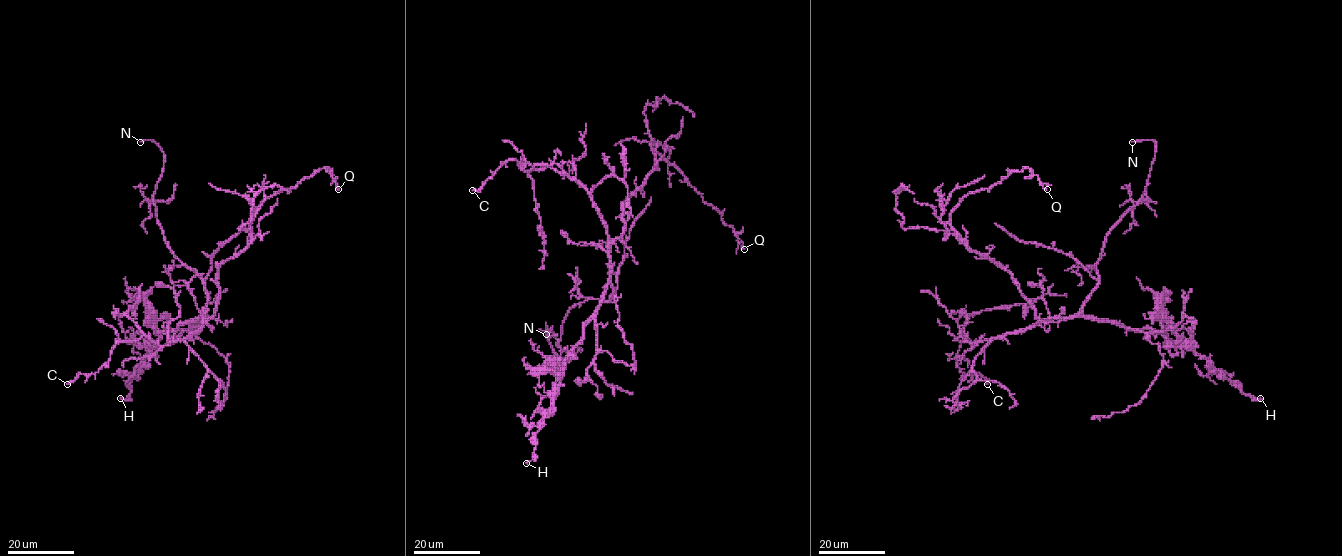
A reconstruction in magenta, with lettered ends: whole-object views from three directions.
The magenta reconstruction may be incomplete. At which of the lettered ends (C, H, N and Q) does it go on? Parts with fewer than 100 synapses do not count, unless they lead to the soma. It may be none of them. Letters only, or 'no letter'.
N

